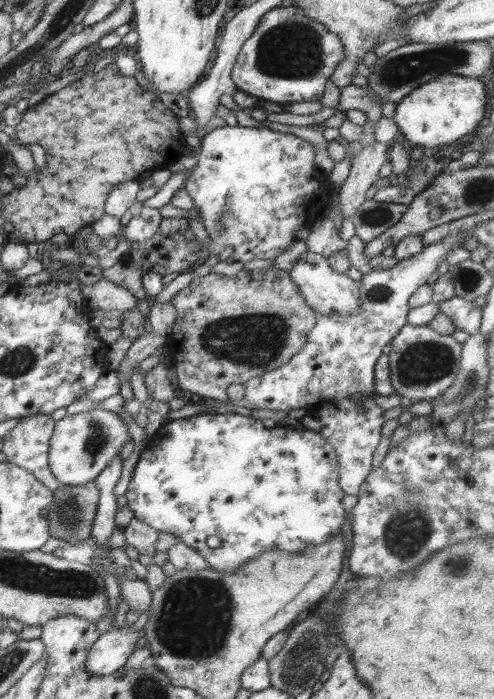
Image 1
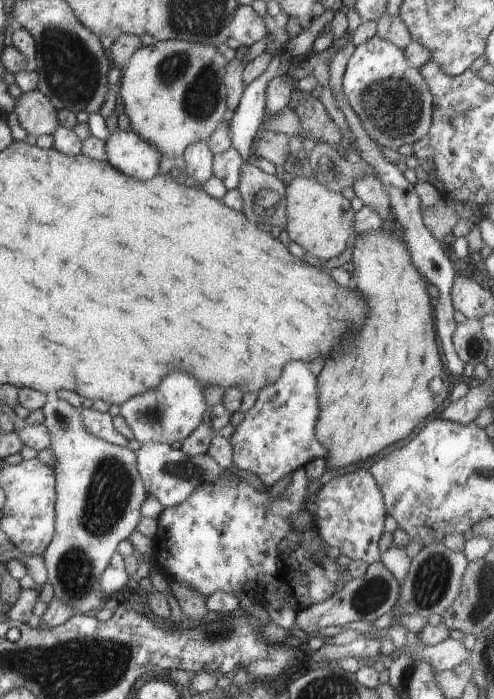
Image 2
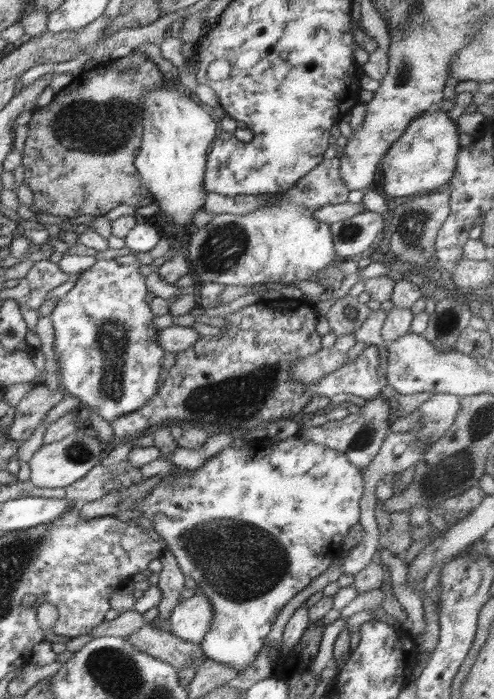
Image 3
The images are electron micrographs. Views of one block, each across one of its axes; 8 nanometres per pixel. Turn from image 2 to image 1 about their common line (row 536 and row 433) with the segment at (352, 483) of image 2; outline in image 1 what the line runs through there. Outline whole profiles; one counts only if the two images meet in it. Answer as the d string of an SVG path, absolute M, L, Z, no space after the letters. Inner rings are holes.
M465 232L447 235L425 247L414 256L398 261L393 268L372 270L362 276L360 284L361 308L356 314L332 314L331 316L317 315L314 328L309 332L304 348L295 354L286 364L276 370L269 370L259 377L252 378L245 386L244 400L248 400L258 408L276 412L290 412L304 408L307 415L319 419L322 428L321 435L333 446L338 457L339 485L345 494L358 494L360 485L366 480L372 468L372 454L382 439L380 431L385 423L385 410L376 404L374 369L377 360L383 355L384 346L407 323L407 314L411 309L409 300L420 286L427 285L427 279L436 272L440 264L446 261L449 250L459 246L465 240Z

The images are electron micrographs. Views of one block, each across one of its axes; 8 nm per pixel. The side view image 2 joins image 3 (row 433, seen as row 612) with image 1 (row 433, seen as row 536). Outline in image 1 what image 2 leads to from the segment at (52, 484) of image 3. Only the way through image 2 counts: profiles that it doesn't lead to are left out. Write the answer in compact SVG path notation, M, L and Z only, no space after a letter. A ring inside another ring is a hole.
M102 409L67 415L58 420L49 442L49 467L62 484L78 486L93 482L128 441L129 432L116 412Z

